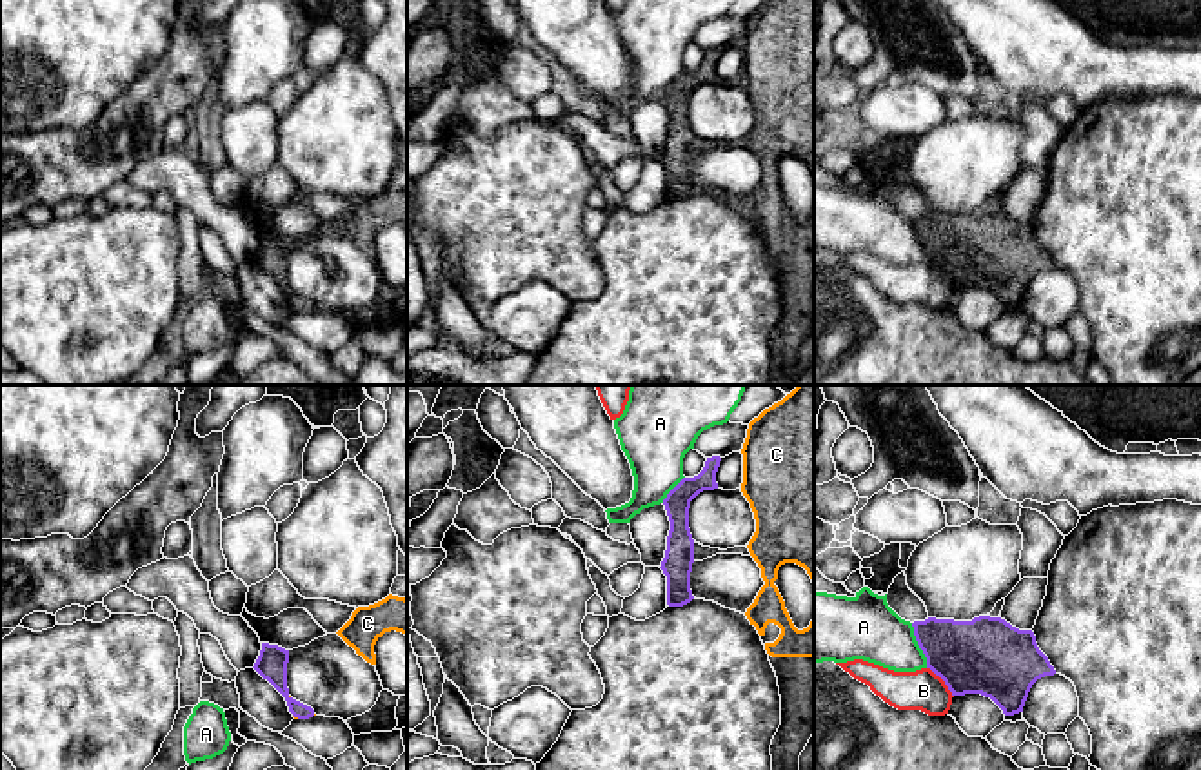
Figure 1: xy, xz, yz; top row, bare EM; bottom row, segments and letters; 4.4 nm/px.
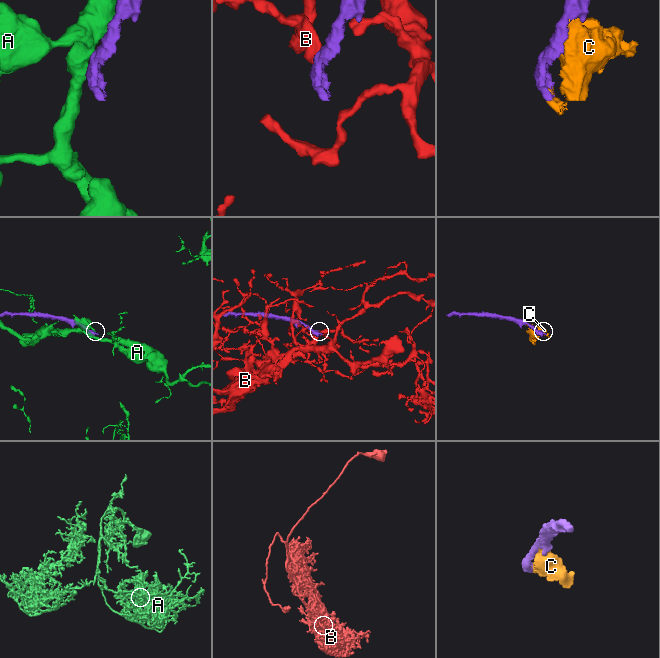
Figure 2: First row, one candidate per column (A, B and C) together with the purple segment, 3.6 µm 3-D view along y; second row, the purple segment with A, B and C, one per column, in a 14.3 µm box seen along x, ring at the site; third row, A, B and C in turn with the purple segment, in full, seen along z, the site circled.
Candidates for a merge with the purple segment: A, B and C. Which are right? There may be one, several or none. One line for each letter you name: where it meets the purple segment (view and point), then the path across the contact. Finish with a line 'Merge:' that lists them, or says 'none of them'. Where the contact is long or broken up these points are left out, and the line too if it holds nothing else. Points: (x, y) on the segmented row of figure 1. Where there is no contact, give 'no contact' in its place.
C: xy (297, 716)
Merge: C

